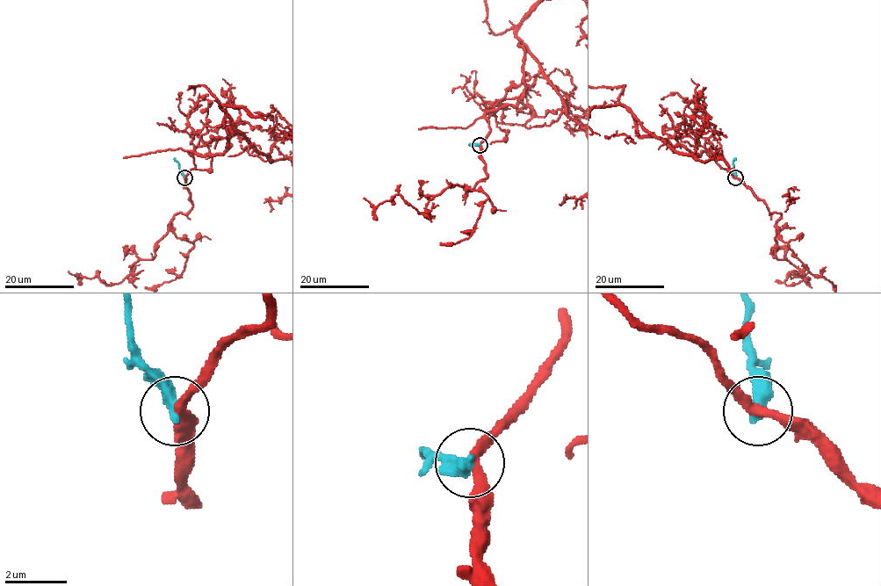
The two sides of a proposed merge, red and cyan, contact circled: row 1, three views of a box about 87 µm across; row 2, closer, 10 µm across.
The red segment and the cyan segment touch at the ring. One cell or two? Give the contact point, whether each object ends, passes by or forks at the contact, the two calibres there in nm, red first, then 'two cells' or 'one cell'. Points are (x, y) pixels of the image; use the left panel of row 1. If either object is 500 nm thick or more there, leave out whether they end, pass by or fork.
(184, 177) | red passes by | cyan ends | 320/440 nm | two cells

